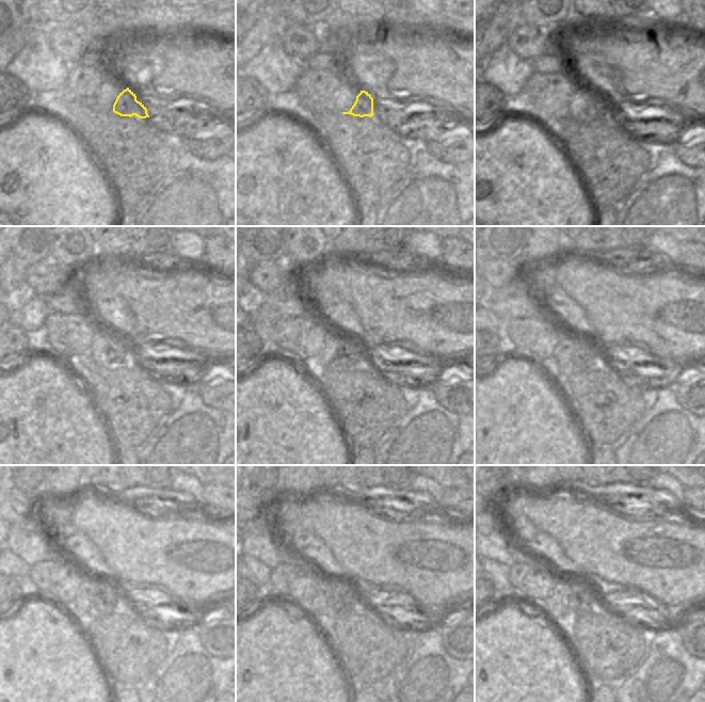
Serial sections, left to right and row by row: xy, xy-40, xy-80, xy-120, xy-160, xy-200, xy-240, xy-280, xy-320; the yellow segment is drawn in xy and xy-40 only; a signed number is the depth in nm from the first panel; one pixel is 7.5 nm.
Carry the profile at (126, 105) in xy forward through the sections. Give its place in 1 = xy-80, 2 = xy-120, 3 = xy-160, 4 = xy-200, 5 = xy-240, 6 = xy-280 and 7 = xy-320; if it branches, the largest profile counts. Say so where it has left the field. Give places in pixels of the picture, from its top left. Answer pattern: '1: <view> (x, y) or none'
1: xy-80 (597, 109)
2: xy-120 (113, 356)
3: xy-160 (351, 359)
4: xy-200 (586, 359)
5: xy-240 (107, 600)
6: xy-280 (343, 600)
7: xy-320 (579, 599)

